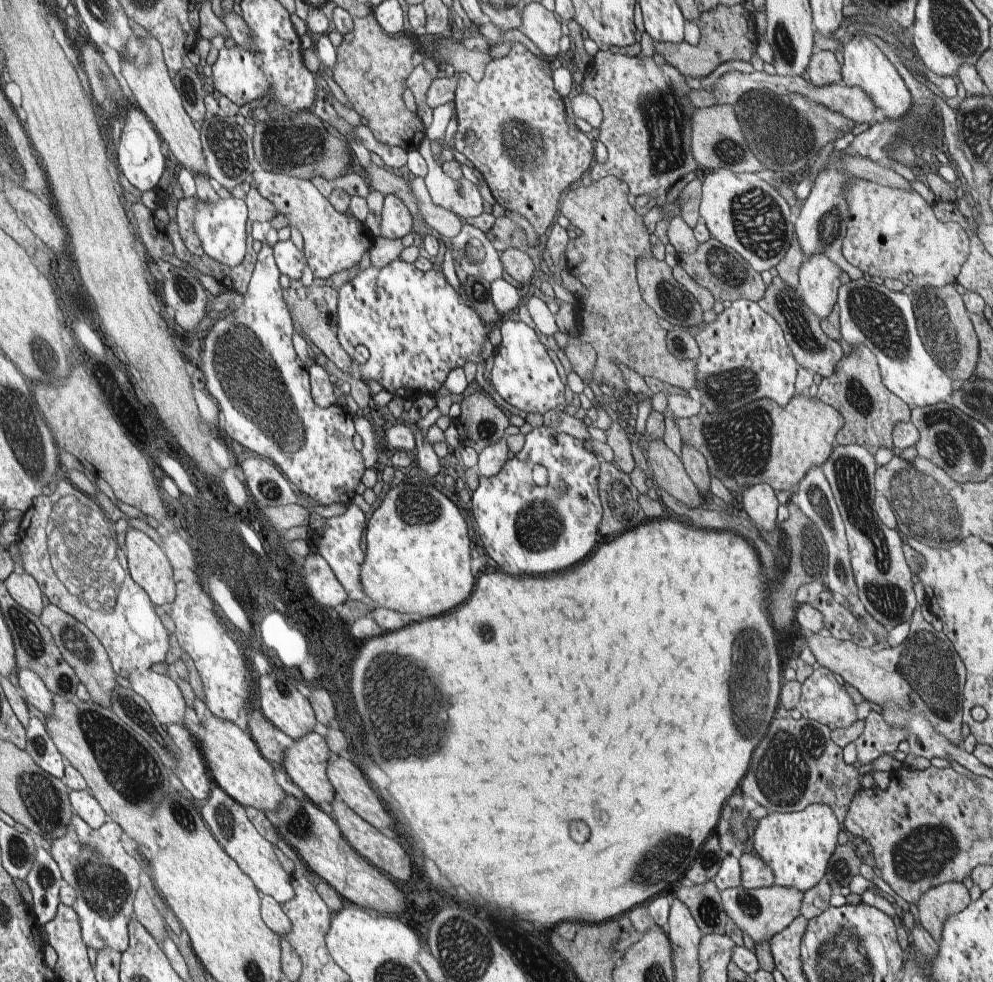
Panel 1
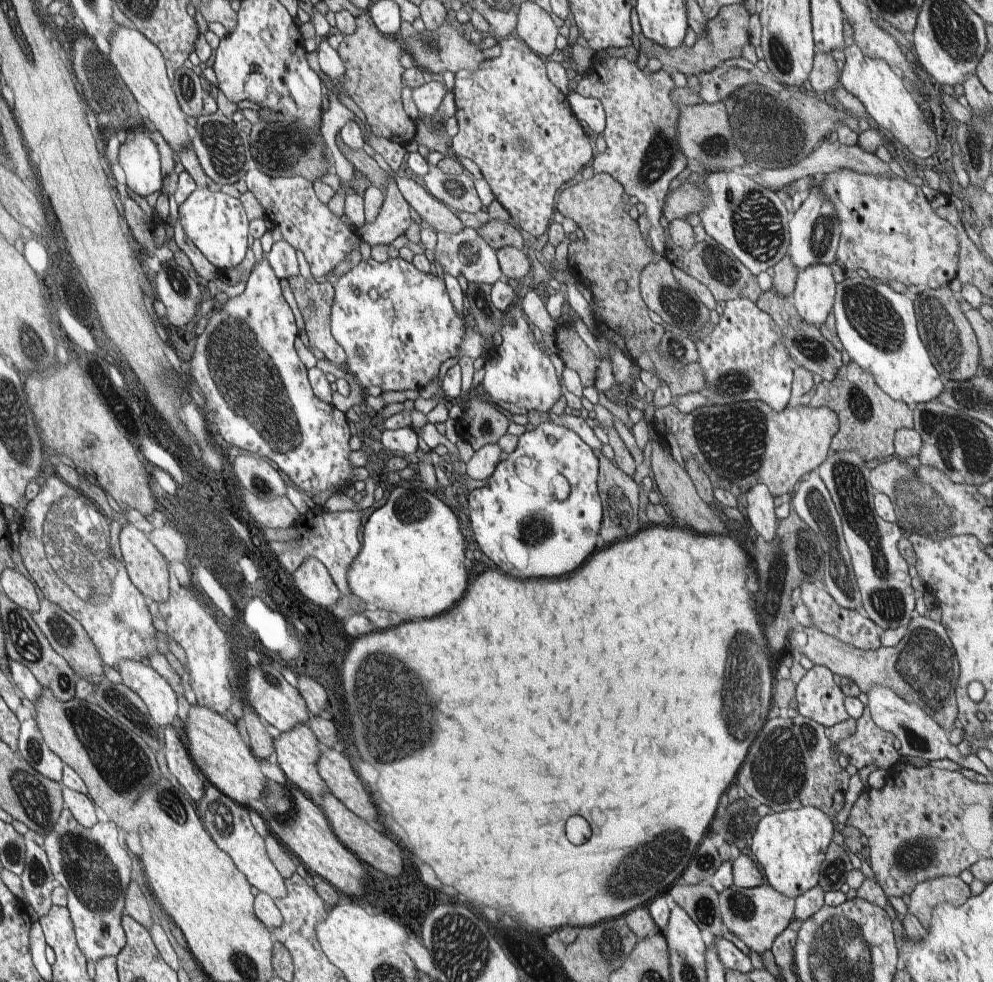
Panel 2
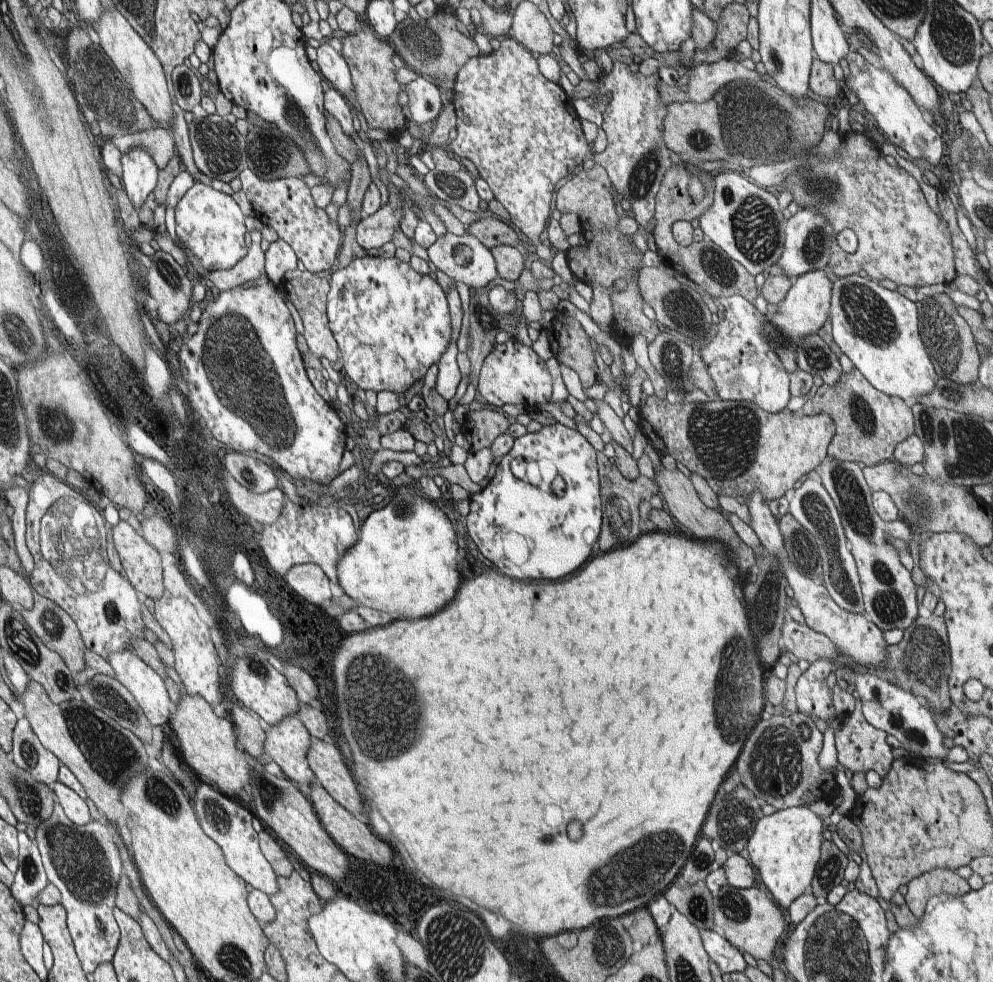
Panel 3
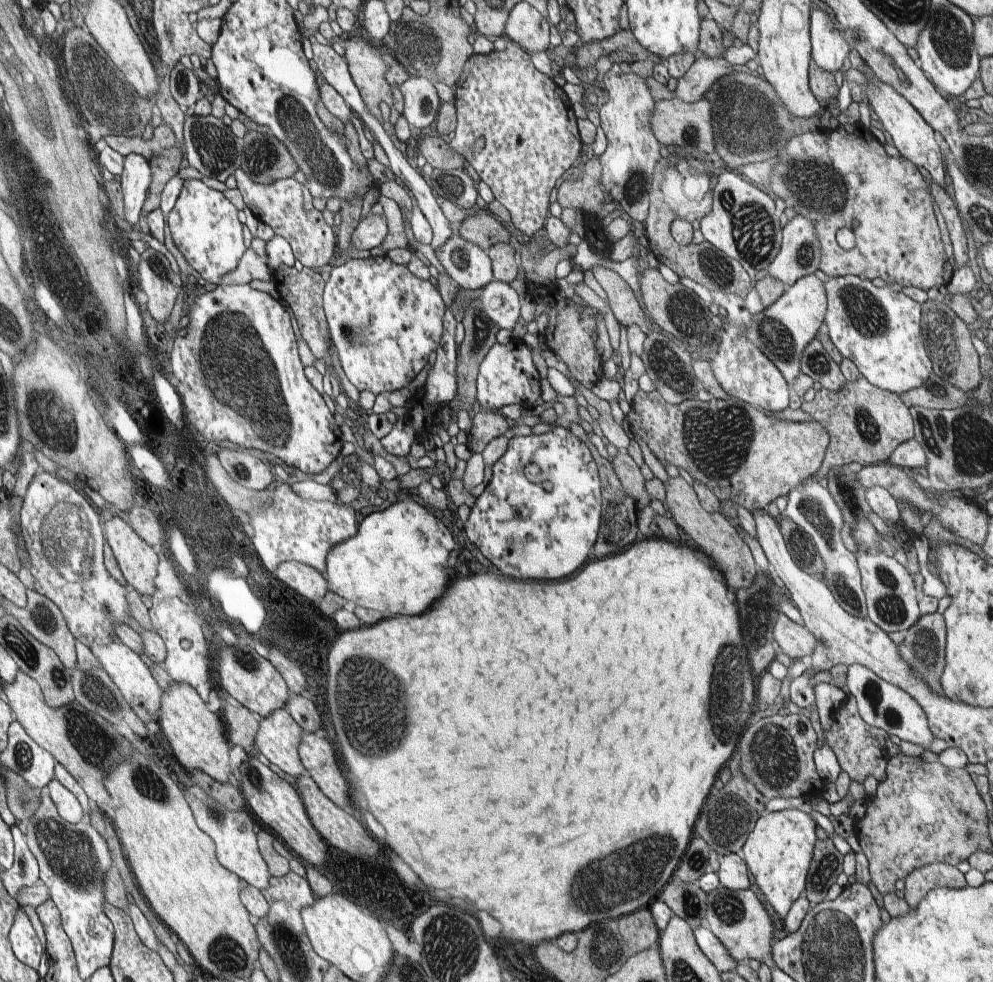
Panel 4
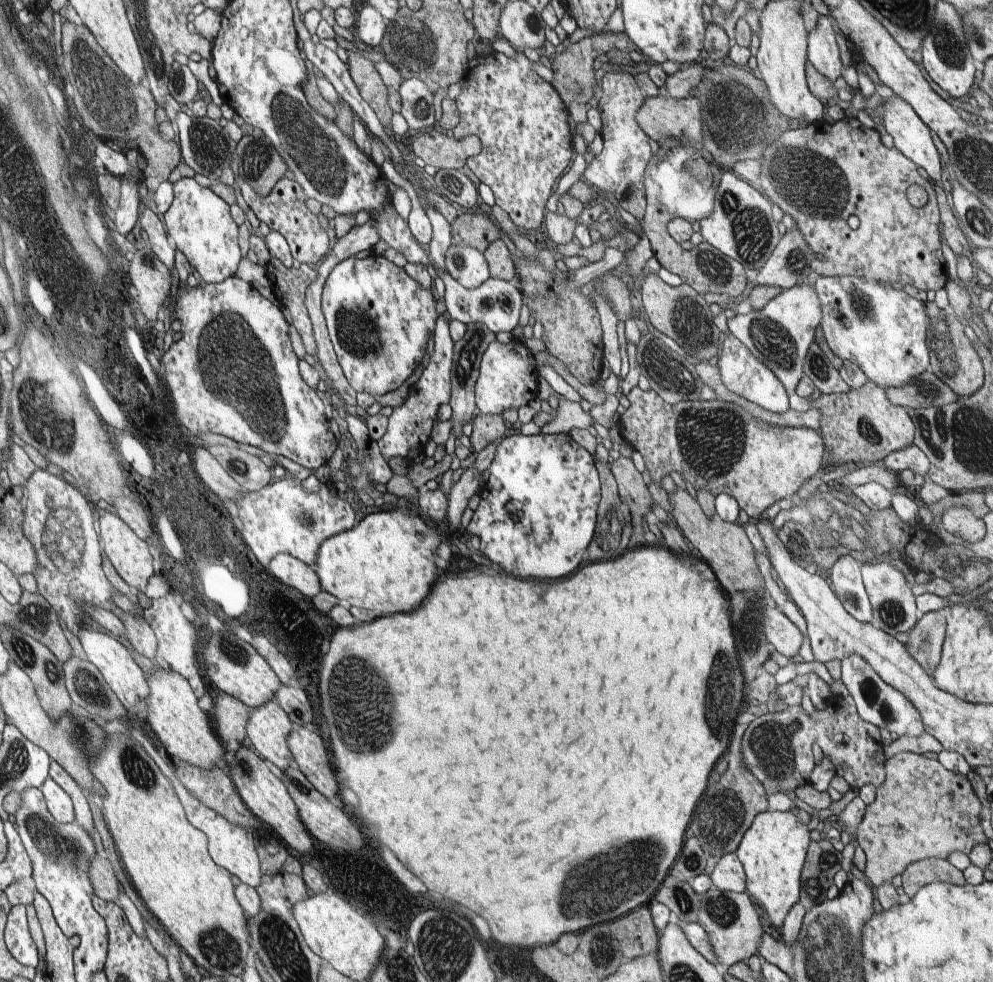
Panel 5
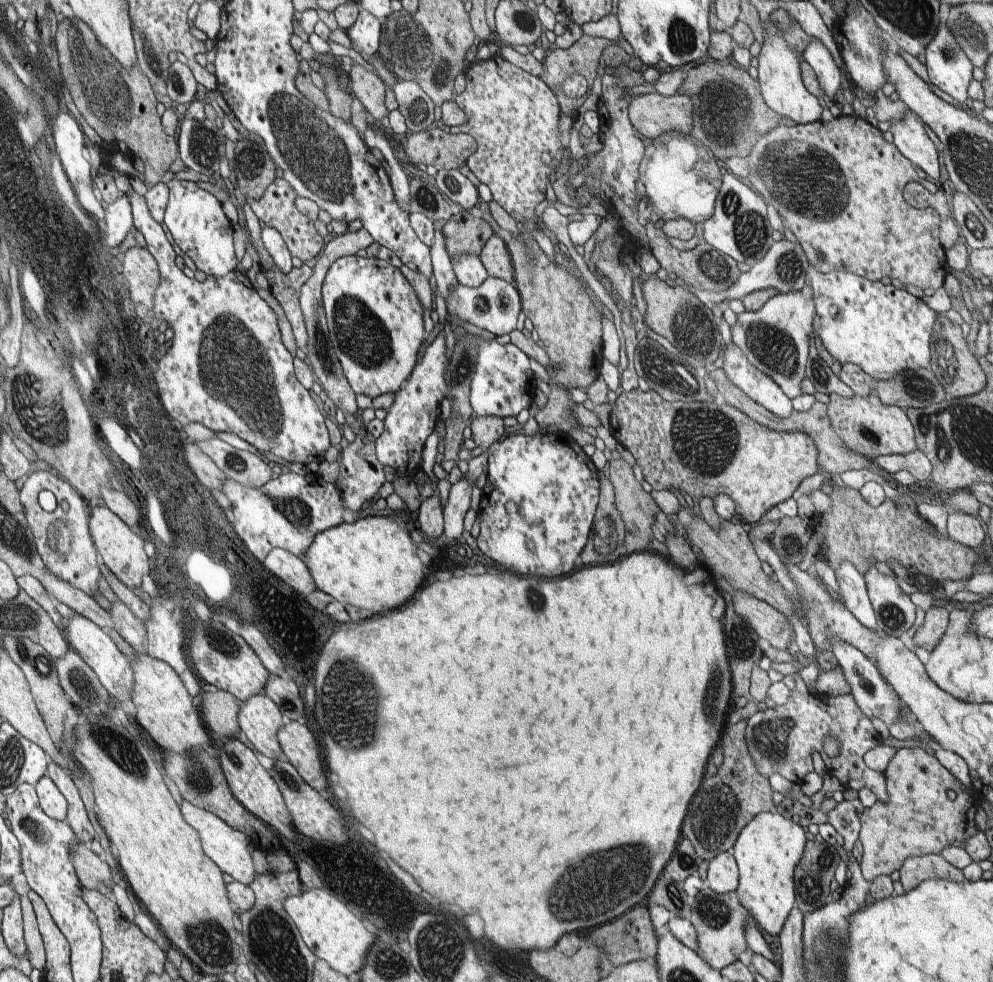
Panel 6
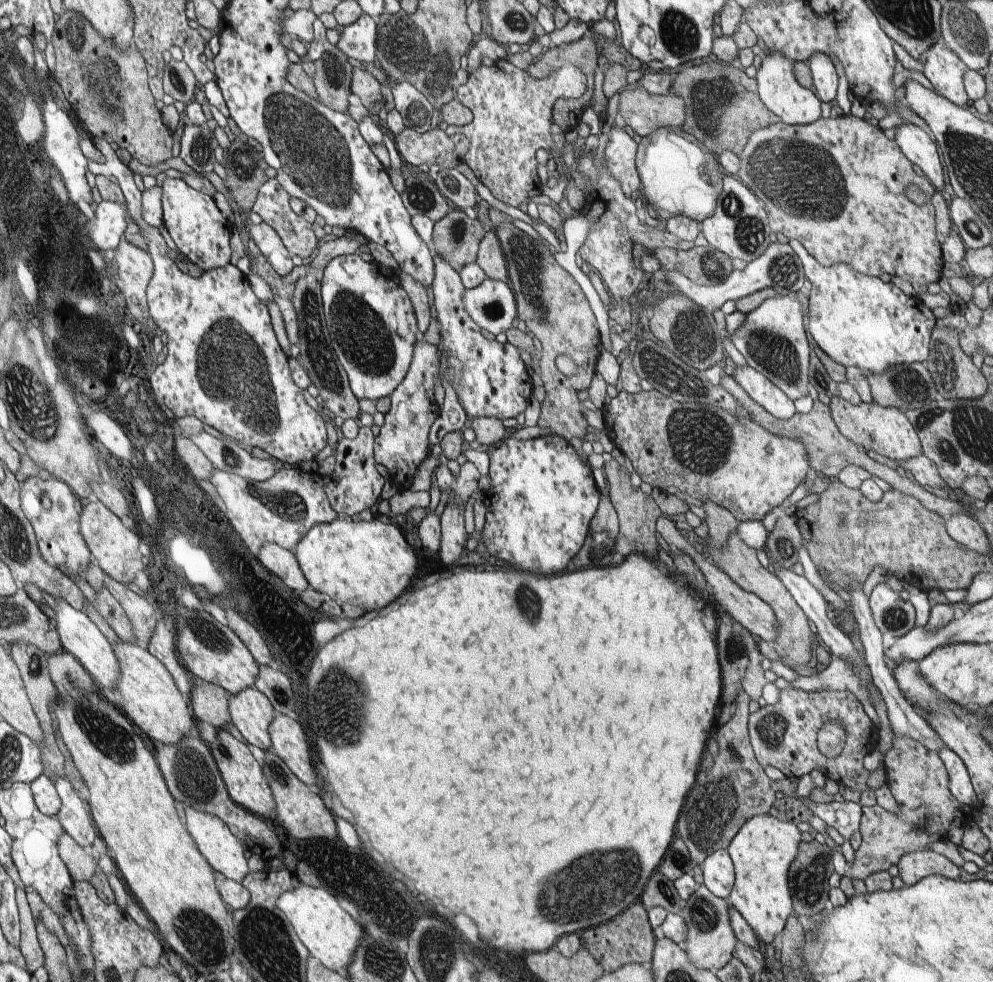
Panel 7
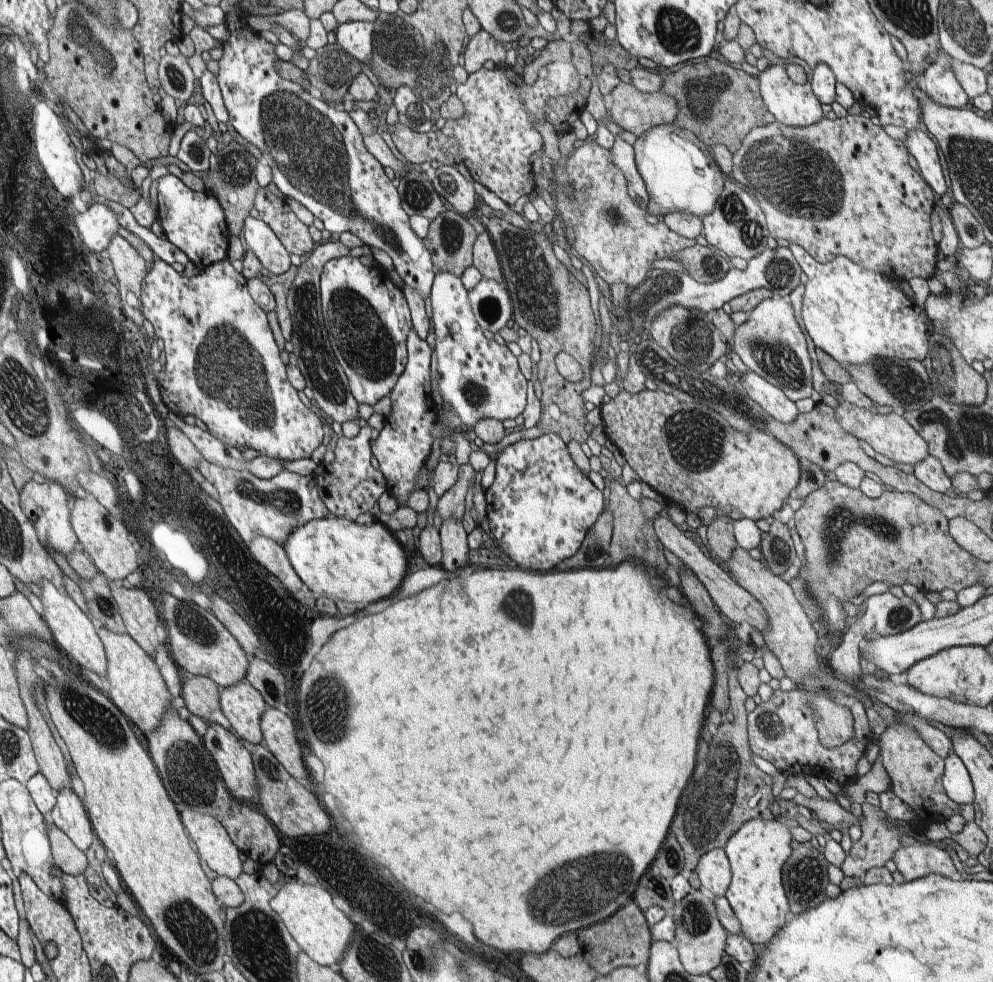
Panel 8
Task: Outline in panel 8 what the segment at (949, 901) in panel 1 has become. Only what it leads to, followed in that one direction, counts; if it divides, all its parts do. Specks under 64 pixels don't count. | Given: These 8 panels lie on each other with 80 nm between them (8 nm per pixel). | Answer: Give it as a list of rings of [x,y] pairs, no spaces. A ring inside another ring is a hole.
[[[926,843],[902,846],[894,853],[893,861],[906,883],[930,873],[950,877],[956,872],[947,851]]]

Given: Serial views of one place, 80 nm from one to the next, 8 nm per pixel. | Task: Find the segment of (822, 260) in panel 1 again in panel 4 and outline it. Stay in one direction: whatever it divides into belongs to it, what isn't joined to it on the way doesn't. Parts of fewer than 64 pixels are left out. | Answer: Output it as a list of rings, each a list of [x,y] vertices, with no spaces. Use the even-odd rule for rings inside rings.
[[[810,274],[788,287],[787,292],[784,292],[774,304],[754,314],[752,320],[746,324],[746,338],[766,354],[766,358],[778,368],[786,384],[791,387],[801,372],[802,354],[822,327],[825,315],[824,283],[816,274]]]

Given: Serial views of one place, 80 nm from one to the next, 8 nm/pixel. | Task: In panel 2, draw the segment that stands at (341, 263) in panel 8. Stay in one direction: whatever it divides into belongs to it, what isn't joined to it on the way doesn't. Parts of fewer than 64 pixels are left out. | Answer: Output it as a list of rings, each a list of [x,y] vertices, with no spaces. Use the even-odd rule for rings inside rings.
[[[401,257],[396,259],[388,259],[384,263],[379,263],[374,259],[362,261],[358,266],[341,276],[340,278],[331,278],[334,284],[335,295],[333,298],[333,305],[331,306],[331,333],[336,339],[336,342],[344,349],[347,359],[345,369],[353,374],[358,380],[360,385],[366,390],[369,386],[380,386],[382,391],[388,390],[418,390],[430,384],[434,378],[438,377],[440,366],[458,356],[460,350],[460,342],[464,338],[466,330],[466,318],[460,316],[455,306],[453,299],[449,294],[449,289],[444,286],[444,279],[440,279],[438,275],[431,273],[423,273],[414,266],[414,263],[408,263]],[[358,350],[362,350],[362,358],[358,356]]]

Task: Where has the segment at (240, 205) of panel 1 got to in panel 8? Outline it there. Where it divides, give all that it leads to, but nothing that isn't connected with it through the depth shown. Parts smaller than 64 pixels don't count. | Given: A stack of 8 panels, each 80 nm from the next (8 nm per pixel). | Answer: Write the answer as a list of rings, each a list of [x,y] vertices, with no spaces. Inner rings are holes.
[[[172,174],[158,179],[157,231],[185,252],[189,260],[200,269],[226,258],[228,240],[222,207],[217,197],[208,189],[202,192],[193,191]]]

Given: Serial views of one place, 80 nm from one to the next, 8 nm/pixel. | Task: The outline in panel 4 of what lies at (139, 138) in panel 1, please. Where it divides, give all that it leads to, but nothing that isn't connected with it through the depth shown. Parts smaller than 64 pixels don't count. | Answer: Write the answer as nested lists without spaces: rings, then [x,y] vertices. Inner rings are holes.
[[[128,154],[124,160],[122,175],[118,178],[123,192],[125,216],[130,224],[137,224],[140,210],[146,200],[148,186],[153,182],[153,170],[146,158],[138,154]]]

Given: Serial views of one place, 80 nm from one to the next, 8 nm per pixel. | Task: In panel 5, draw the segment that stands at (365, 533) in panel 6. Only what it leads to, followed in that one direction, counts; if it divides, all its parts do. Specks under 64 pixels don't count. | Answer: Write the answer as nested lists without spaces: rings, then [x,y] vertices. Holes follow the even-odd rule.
[[[394,507],[392,510],[368,514],[350,530],[326,539],[321,544],[314,564],[322,588],[338,597],[341,602],[377,612],[382,617],[416,610],[436,585],[438,568],[434,561],[439,558],[436,548],[444,542],[440,530],[434,528],[434,525],[430,525],[430,528],[422,526],[426,526],[426,522],[420,514],[410,516],[410,512],[402,512],[400,508]]]

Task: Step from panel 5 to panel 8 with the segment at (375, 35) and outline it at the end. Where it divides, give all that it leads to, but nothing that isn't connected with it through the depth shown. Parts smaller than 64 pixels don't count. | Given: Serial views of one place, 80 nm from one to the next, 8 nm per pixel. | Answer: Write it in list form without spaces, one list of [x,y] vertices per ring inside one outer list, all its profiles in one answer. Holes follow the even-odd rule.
[[[350,21],[334,30],[337,43],[361,63],[368,63],[373,55],[374,25],[370,21]]]

